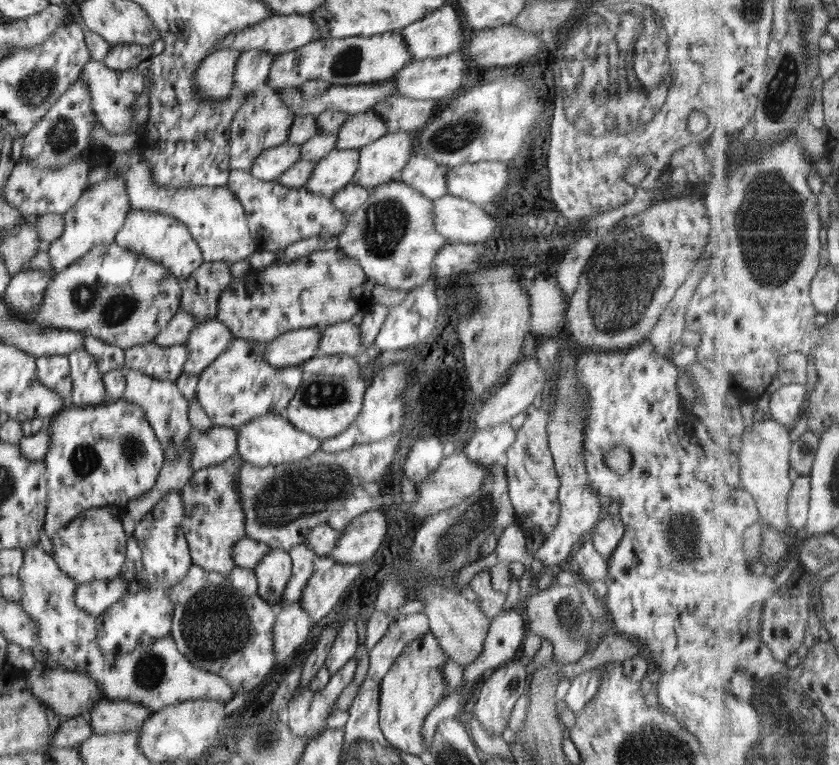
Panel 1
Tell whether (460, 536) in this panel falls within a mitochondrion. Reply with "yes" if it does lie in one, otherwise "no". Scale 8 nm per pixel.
yes

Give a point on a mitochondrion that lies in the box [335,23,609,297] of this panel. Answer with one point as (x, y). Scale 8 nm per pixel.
(386, 223)

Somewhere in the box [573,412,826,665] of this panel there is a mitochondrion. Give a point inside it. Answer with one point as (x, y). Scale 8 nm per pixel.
(681, 532)

